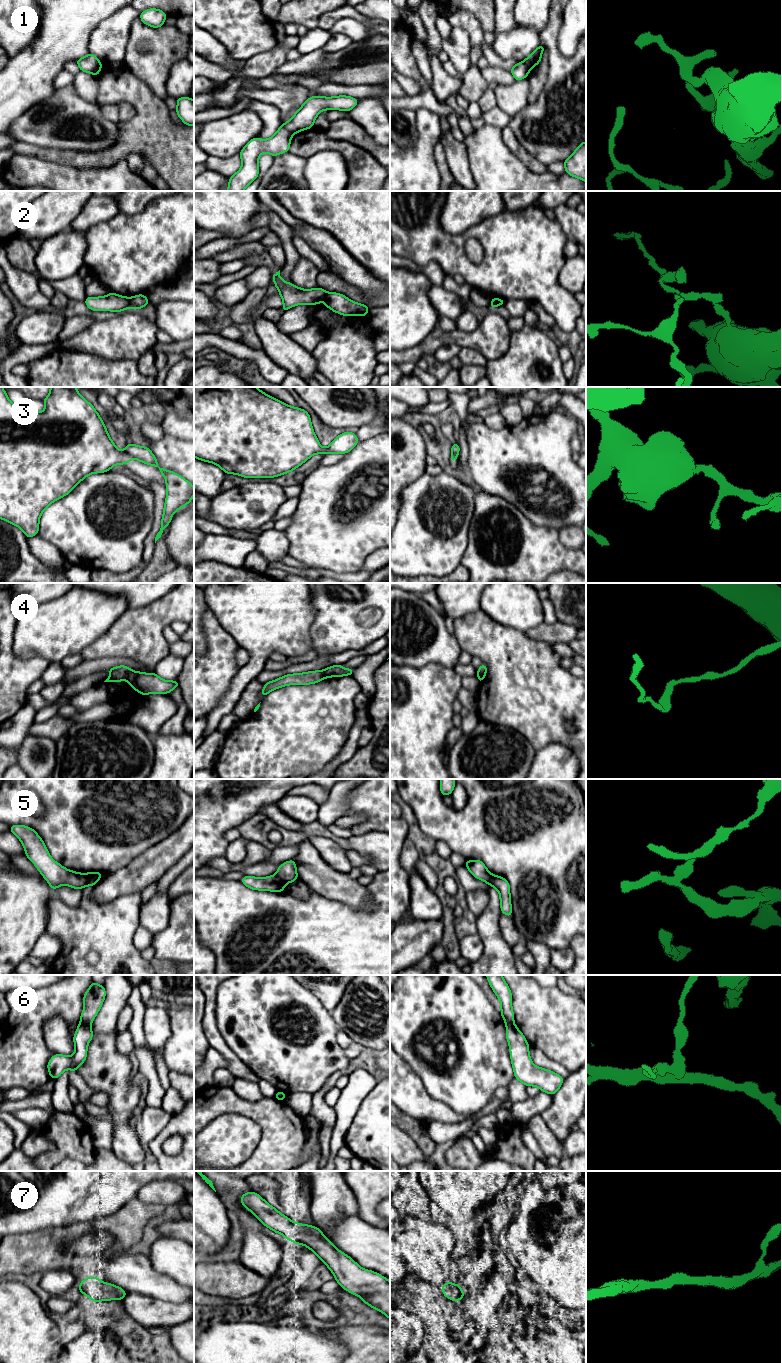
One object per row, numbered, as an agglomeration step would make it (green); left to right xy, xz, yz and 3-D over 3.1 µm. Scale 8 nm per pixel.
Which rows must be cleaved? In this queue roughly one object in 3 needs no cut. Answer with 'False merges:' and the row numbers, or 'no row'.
False merges: 1, 2, 3, 4, 5, 6

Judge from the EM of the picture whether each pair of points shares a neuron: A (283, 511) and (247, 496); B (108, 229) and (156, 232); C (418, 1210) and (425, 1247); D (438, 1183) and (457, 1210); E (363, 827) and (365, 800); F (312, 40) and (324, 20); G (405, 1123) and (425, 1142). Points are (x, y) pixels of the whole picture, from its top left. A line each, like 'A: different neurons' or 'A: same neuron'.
A: different neurons
B: same neuron
C: different neurons
D: same neuron
E: same neuron
F: different neurons
G: same neuron

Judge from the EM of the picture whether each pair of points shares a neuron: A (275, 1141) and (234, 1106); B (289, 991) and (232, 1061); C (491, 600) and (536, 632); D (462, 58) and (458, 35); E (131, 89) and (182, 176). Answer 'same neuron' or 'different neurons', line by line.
A: same neuron
B: different neurons
C: different neurons
D: same neuron
E: same neuron

